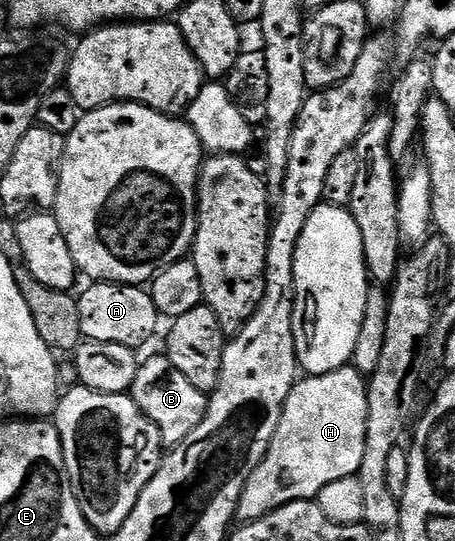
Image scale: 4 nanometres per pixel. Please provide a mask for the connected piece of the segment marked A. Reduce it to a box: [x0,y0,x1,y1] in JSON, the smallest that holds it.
[78,283,161,351]

